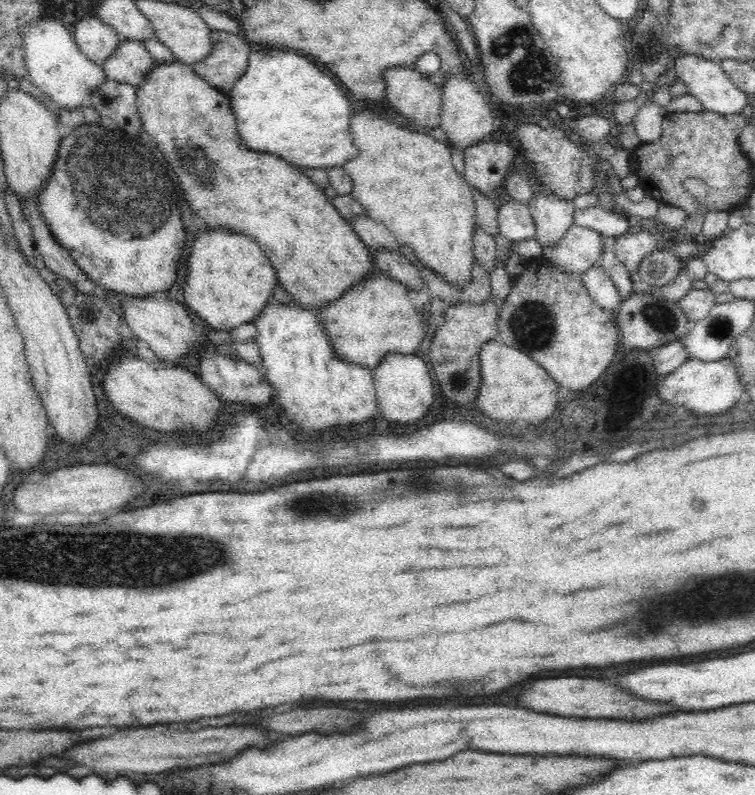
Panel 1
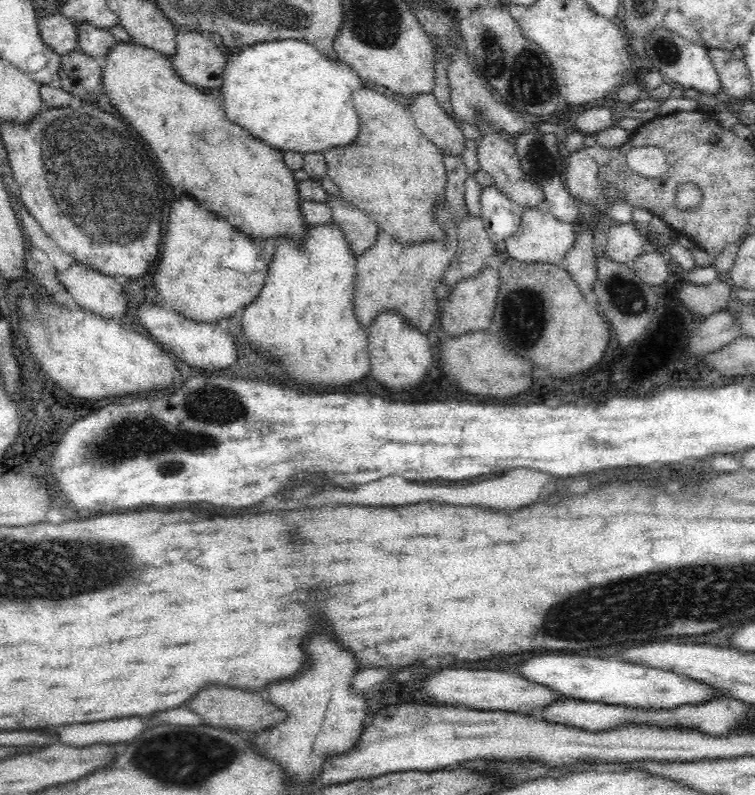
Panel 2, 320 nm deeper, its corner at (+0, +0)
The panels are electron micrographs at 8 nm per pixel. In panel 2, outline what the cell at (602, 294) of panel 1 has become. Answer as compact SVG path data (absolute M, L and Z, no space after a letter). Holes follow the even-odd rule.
M589 230L574 234L572 248L564 256L562 265L574 279L576 286L585 295L592 293L596 278L596 259L594 254L594 238Z

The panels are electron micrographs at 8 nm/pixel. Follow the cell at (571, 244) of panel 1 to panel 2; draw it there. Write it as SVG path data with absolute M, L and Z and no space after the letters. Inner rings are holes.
M524 207L520 218L519 230L504 240L506 256L520 262L547 262L562 265L564 256L574 242L574 224L556 218L544 207Z

